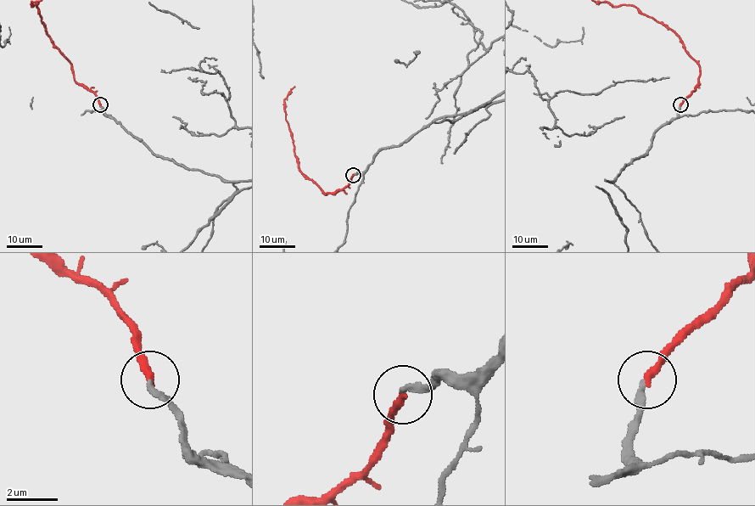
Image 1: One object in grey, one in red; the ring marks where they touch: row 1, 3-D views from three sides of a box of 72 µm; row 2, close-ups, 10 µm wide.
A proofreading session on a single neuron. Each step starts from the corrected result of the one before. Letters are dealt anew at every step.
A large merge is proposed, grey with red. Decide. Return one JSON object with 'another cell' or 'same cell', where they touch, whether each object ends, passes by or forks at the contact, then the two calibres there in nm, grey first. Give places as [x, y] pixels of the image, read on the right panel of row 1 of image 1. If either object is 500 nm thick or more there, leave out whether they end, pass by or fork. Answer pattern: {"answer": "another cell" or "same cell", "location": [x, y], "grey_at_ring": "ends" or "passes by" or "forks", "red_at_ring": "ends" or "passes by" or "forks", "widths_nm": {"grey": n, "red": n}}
{"answer": "same cell", "location": [680, 104], "grey_at_ring": "ends", "red_at_ring": "ends", "widths_nm": {"grey": 240, "red": 280}}

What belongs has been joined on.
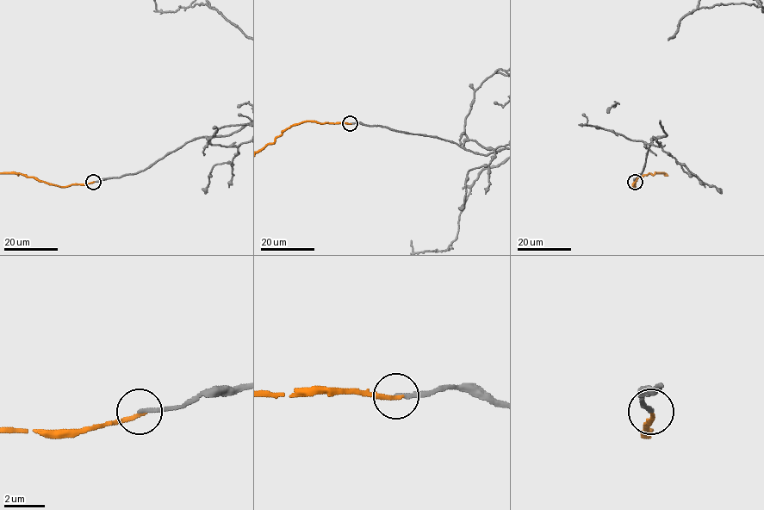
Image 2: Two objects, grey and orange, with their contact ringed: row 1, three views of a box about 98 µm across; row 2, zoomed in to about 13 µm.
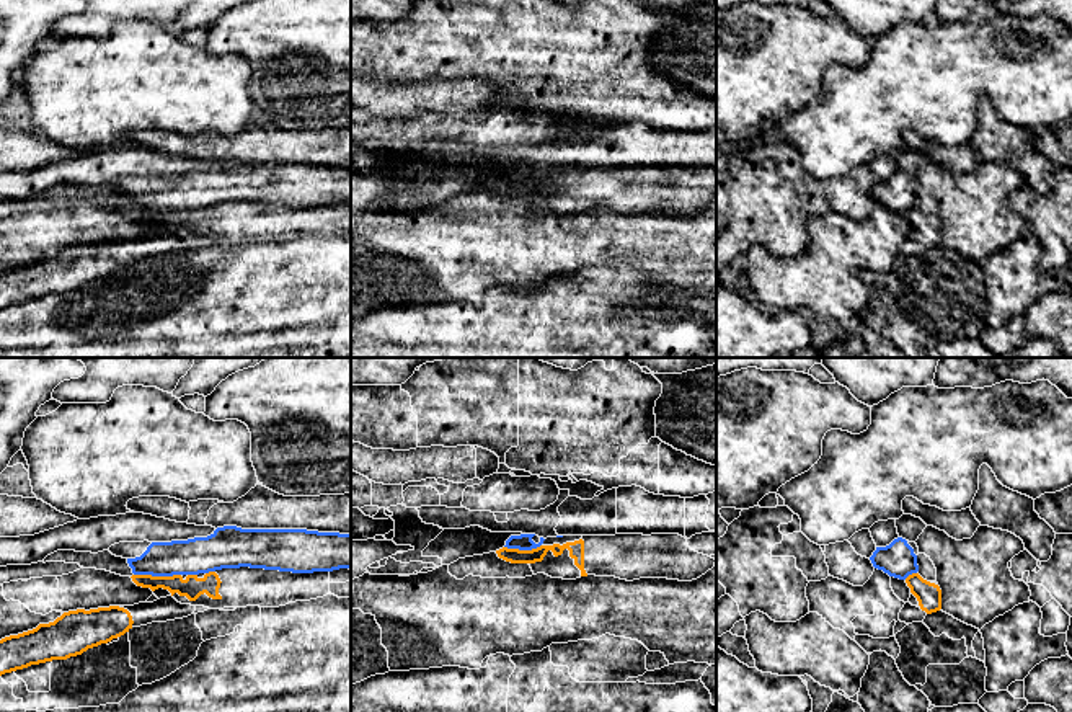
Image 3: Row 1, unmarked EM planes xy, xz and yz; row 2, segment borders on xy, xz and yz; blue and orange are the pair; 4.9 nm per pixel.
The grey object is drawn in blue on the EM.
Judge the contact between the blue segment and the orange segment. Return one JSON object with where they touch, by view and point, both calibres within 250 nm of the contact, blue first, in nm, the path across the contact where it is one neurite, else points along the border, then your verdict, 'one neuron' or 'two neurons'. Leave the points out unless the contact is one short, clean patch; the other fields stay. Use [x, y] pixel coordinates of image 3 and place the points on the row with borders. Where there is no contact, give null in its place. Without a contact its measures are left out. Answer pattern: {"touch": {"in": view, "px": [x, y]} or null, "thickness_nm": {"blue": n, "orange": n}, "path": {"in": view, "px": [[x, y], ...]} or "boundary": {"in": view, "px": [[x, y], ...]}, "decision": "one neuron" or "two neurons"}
{"touch": {"in": "xy", "px": [157, 575]}, "thickness_nm": {"blue": 180, "orange": 110}, "boundary": {"in": "xy", "px": [[134, 574], [180, 575]]}, "decision": "two neurons"}

